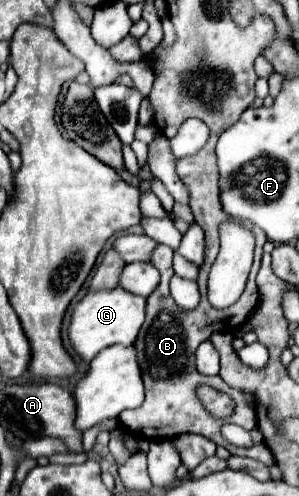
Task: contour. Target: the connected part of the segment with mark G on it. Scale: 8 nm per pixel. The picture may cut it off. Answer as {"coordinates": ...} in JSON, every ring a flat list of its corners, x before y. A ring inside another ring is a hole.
{"coordinates":[[116,286,114,290,106,290,106,292,86,294,74,306,74,312,70,318,68,338,70,338,72,348,84,362,90,362,102,348,108,348,114,344,132,346,138,336,138,328,144,322,144,306,146,306,146,298,134,296,122,290,120,286]]}

